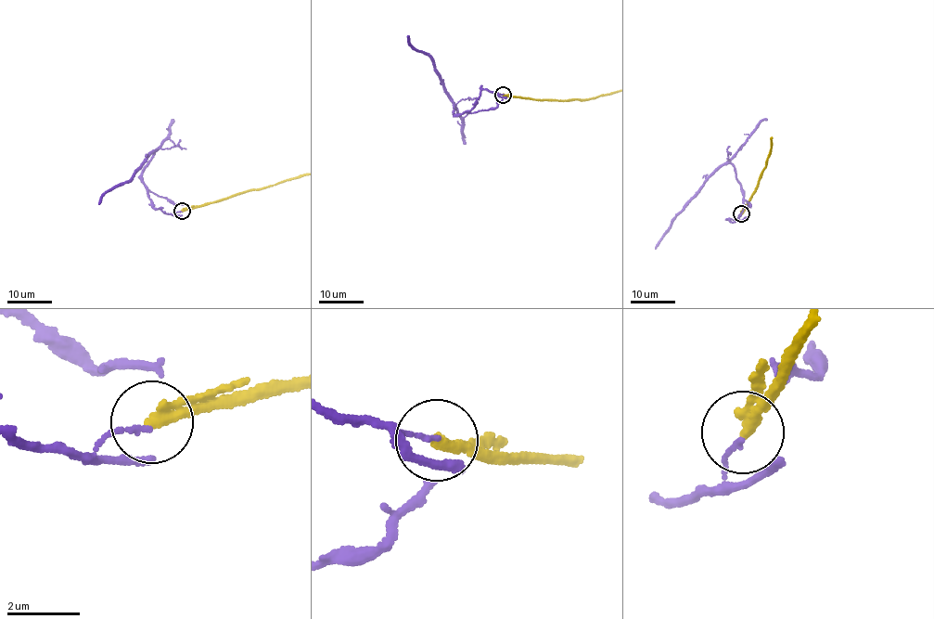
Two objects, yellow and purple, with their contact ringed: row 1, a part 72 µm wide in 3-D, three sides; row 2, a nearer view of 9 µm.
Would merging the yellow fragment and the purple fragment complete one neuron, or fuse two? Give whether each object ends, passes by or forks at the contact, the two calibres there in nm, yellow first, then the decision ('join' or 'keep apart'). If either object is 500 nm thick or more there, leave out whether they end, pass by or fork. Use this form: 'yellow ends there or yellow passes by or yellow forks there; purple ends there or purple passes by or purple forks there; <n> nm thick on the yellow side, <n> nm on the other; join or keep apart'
yellow ends there; purple ends there; 320 nm thick on the yellow side, 100 nm on the other; keep apart

